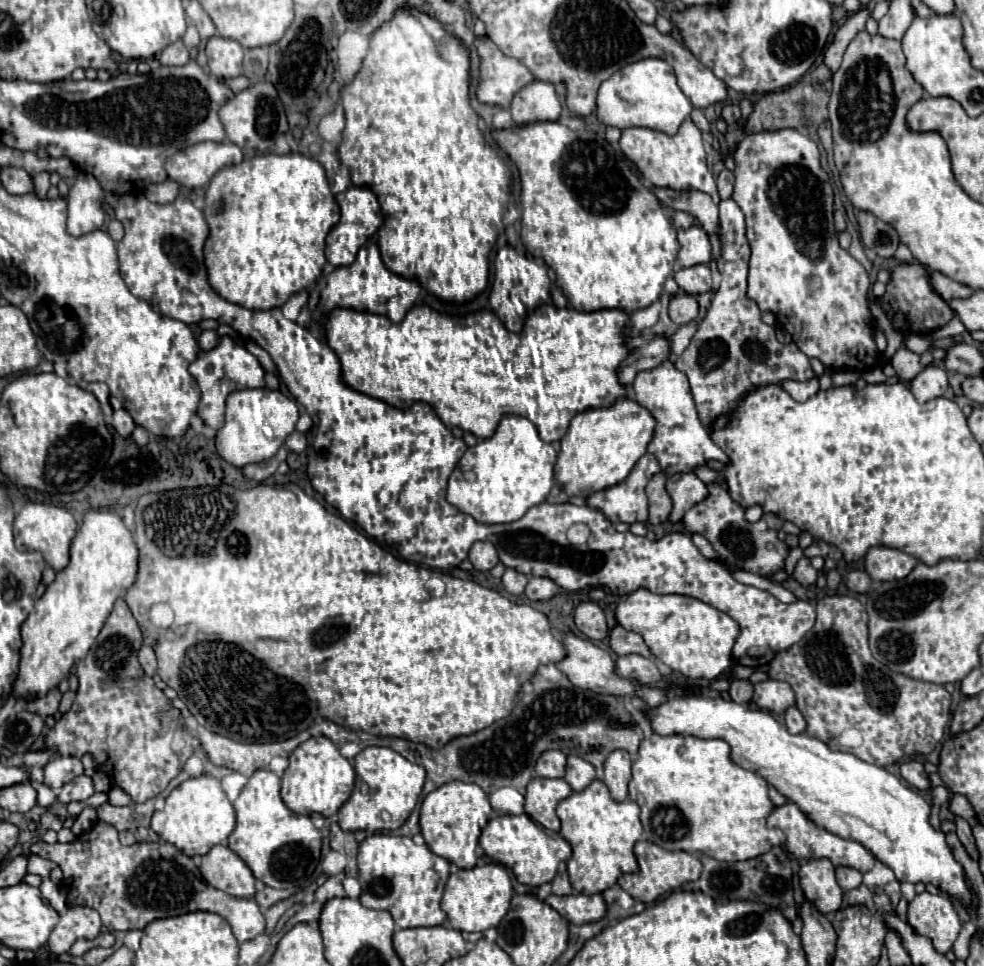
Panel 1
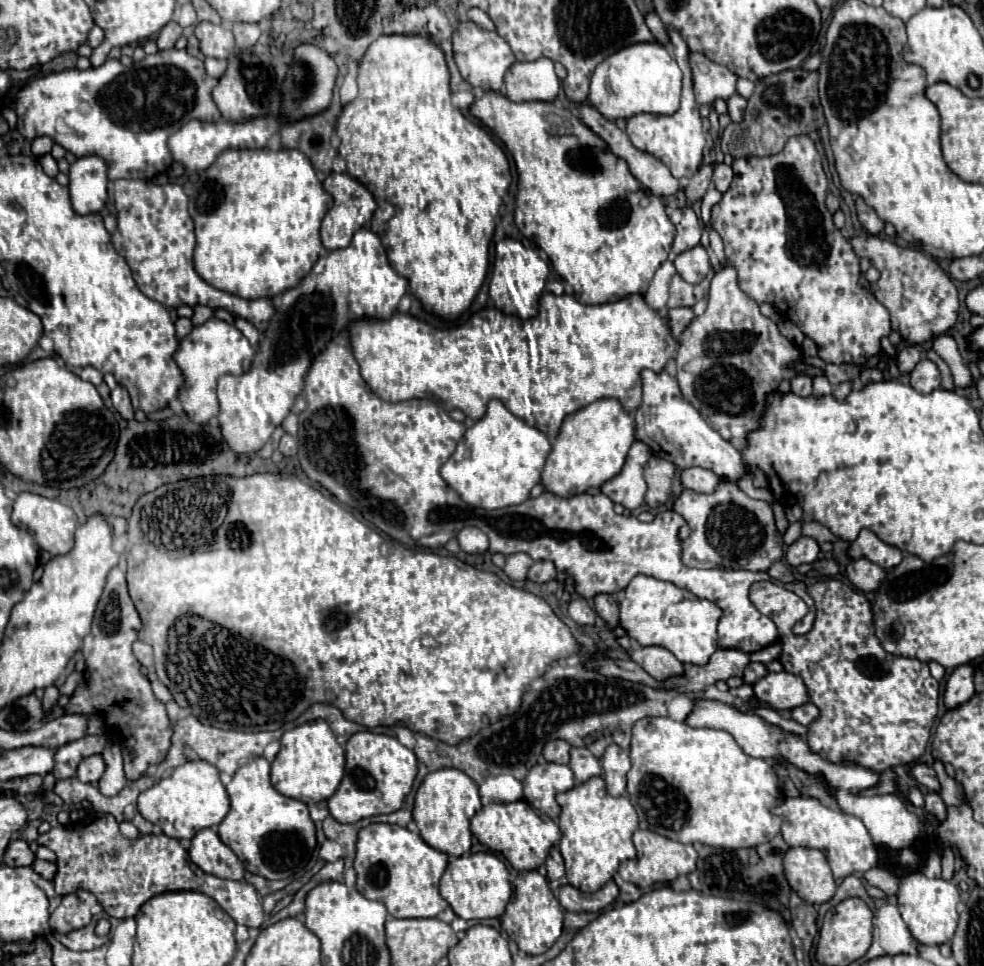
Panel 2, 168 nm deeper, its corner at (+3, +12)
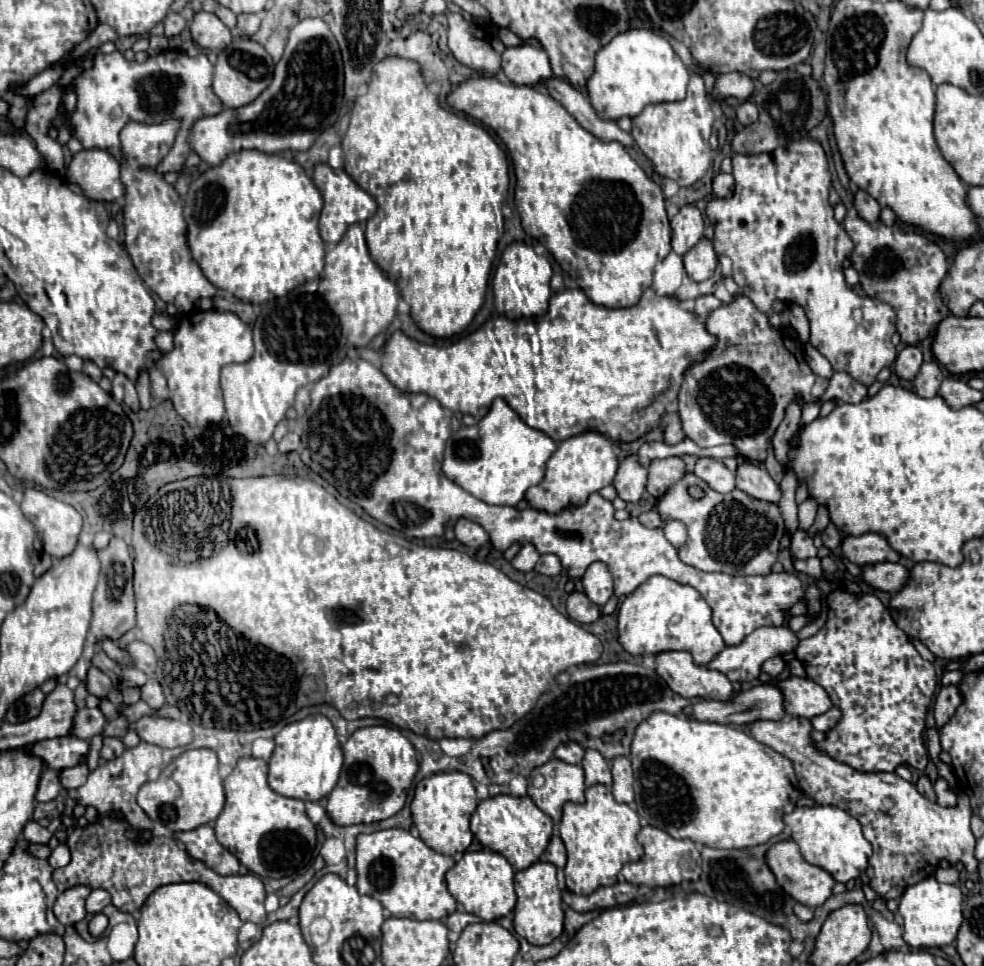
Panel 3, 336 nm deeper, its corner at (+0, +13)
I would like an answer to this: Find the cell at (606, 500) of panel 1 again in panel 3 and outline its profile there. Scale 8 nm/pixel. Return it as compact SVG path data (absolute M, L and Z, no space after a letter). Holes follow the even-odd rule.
M628 455L618 467L618 473L614 477L614 487L618 491L618 497L636 503L646 491L646 473L648 471L638 463L636 455Z

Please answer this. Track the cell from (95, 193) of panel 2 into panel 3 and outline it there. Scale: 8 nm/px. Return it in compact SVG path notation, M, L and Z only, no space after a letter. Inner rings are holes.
M106 149L78 151L66 171L72 183L80 185L94 201L116 201L124 195L120 181L120 161Z

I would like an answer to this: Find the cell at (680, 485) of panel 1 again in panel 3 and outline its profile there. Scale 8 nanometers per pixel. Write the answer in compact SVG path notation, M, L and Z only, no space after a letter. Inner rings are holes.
M700 457L694 465L694 473L718 493L730 493L732 489L736 489L734 471L724 461L712 457Z

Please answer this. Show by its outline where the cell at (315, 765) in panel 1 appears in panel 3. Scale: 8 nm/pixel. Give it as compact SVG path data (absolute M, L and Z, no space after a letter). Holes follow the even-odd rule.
M308 715L302 721L294 721L294 723L286 725L274 737L274 743L276 743L276 749L268 761L268 785L276 793L280 793L284 797L302 799L302 801L320 801L334 789L340 769L342 769L342 747L336 739L336 731L334 731L332 723L324 715Z

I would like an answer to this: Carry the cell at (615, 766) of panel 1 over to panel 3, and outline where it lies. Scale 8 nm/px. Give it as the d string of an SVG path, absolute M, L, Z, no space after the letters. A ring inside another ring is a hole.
M616 757L612 761L612 791L614 791L614 799L618 803L626 803L630 805L634 801L634 789L632 789L632 765L628 757Z

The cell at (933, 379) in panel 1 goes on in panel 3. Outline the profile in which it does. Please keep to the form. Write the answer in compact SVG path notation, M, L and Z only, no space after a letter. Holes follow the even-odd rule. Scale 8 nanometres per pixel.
M930 361L930 363L924 363L914 379L914 387L916 387L916 393L920 397L936 397L938 395L938 387L942 383L944 375L938 367L938 363Z

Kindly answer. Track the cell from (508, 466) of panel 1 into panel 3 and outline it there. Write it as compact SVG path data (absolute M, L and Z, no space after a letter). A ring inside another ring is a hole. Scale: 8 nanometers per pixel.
M496 399L484 419L470 427L462 425L448 437L442 473L488 505L514 507L522 501L528 487L544 479L546 461L554 451L556 443L546 433L528 427L504 399Z

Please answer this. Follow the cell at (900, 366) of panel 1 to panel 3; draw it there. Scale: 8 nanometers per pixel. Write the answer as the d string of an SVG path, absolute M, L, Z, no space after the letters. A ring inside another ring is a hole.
M904 347L898 357L896 357L896 363L894 363L894 371L900 379L914 379L918 369L922 365L922 353L918 347Z

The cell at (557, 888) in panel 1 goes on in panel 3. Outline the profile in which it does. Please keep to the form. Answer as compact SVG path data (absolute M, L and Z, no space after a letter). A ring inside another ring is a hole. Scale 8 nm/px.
M554 835L550 839L550 843L548 843L548 847L546 847L542 857L544 857L544 861L548 861L548 863L552 863L552 865L562 869L566 865L566 847L564 847L564 841L558 835Z

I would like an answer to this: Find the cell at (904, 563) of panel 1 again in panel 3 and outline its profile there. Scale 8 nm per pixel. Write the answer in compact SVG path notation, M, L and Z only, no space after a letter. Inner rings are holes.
M864 533L864 535L848 535L842 541L842 553L856 565L874 565L884 561L900 561L900 555L888 545L886 537L880 533Z

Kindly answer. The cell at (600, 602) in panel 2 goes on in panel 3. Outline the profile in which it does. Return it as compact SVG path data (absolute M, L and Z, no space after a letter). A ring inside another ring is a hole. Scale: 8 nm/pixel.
M602 561L592 563L582 577L584 593L596 605L604 605L614 593L614 579Z

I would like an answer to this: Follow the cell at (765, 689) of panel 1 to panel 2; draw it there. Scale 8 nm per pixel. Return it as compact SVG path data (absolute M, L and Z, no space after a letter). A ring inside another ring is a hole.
M769 672L765 678L753 684L753 690L759 702L775 710L791 710L809 702L803 680L789 672Z

